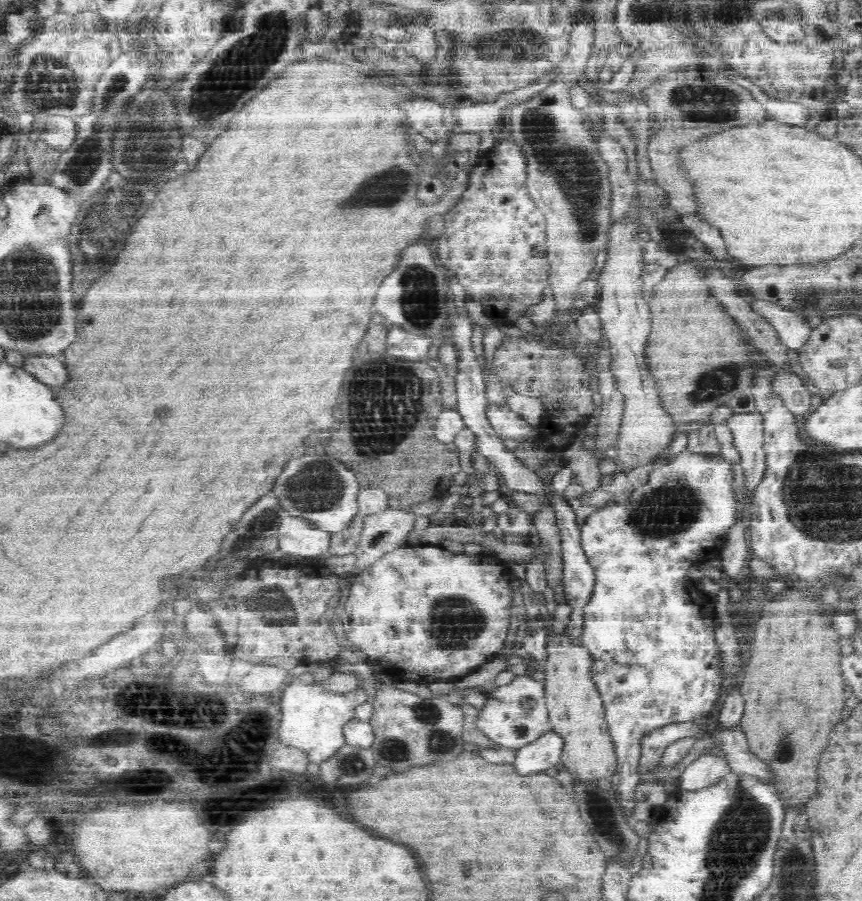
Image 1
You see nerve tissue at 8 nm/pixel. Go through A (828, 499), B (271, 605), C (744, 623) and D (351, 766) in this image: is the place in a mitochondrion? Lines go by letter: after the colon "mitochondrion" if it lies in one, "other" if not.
A: mitochondrion
B: mitochondrion
C: other
D: mitochondrion

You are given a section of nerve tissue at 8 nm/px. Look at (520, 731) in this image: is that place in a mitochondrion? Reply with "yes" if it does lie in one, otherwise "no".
yes

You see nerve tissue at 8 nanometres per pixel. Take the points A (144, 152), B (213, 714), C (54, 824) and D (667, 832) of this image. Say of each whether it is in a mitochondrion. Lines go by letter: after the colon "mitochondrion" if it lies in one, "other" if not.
A: mitochondrion
B: mitochondrion
C: other
D: other

